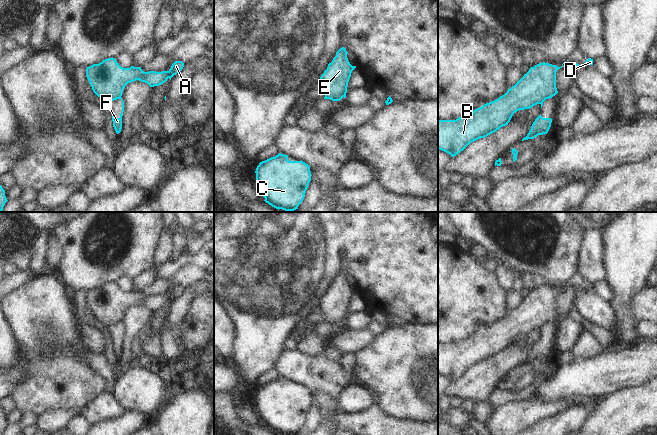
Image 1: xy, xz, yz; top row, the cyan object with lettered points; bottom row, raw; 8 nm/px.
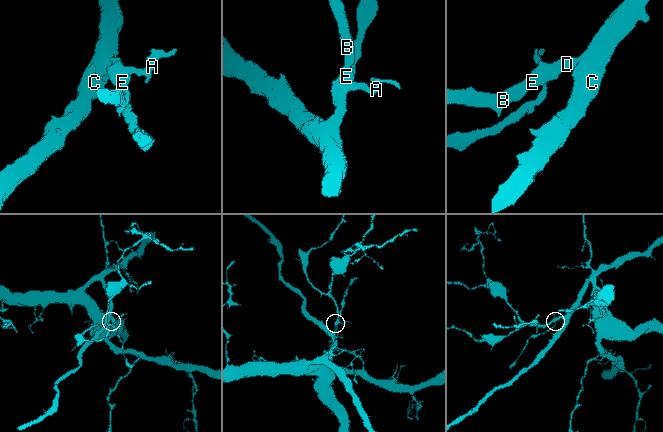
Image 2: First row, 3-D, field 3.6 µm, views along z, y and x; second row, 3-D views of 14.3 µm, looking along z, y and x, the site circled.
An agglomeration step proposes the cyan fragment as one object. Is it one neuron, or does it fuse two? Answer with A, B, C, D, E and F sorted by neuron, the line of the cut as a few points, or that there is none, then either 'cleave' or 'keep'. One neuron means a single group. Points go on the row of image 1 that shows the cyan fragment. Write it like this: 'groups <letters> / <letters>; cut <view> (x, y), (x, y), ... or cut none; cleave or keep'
groups A B C D E / F; cut xy (120, 96), (117, 98); cleave

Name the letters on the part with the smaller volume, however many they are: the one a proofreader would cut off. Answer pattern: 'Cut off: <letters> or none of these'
Cut off: F

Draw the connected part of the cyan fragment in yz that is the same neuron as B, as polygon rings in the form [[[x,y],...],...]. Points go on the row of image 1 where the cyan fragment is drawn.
[[[539,63],[498,99],[456,120],[438,120],[438,149],[454,157],[471,142],[508,125],[515,112],[552,98],[558,93],[556,72],[562,67]]]

